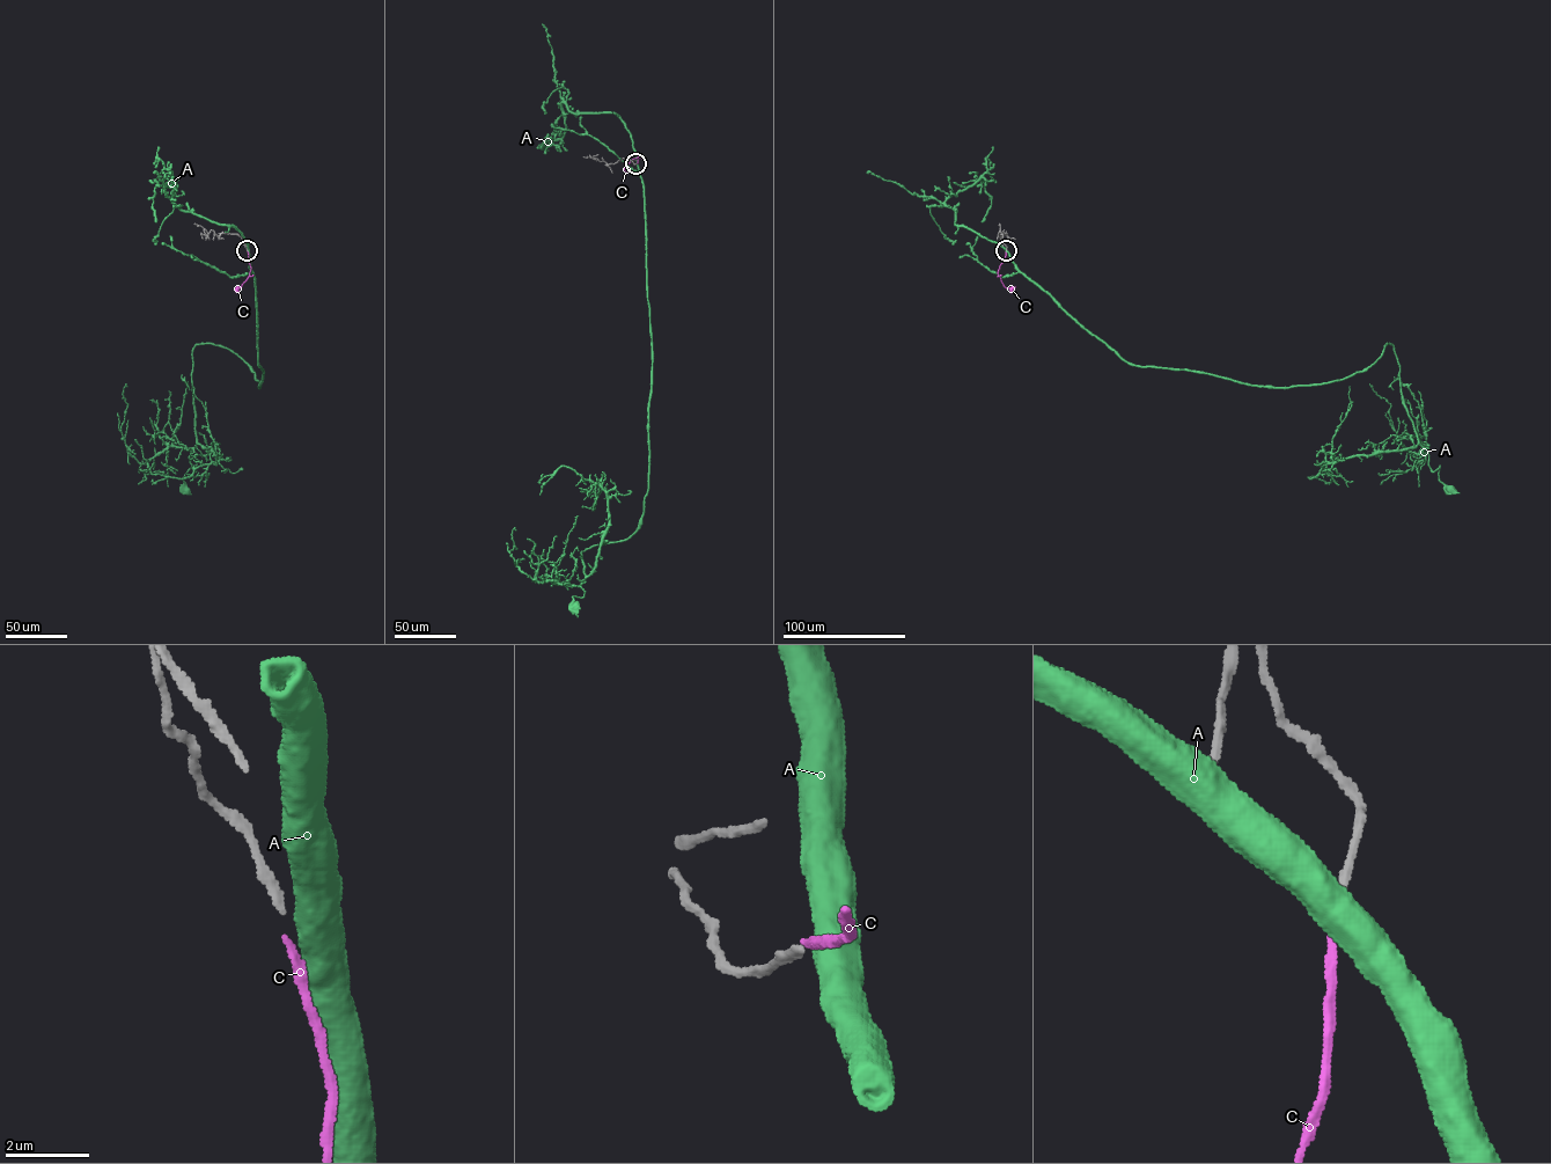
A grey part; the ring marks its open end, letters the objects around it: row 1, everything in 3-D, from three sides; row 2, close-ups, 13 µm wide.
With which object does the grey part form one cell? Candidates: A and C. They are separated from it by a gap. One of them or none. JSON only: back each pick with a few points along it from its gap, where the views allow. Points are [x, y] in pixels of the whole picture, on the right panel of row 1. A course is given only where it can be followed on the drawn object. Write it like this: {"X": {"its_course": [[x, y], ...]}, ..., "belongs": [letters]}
{"C": {"its_course": [[1006, 250], [998, 273], [1004, 285], [1011, 290]]}, "belongs": ["C"]}

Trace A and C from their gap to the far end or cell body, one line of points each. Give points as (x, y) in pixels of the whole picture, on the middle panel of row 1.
A: (636, 163), (644, 189), (652, 338), (648, 488), (631, 535), (581, 553), (583, 595), (572, 597), (573, 607)
C: (636, 163), (639, 155), (625, 168)

